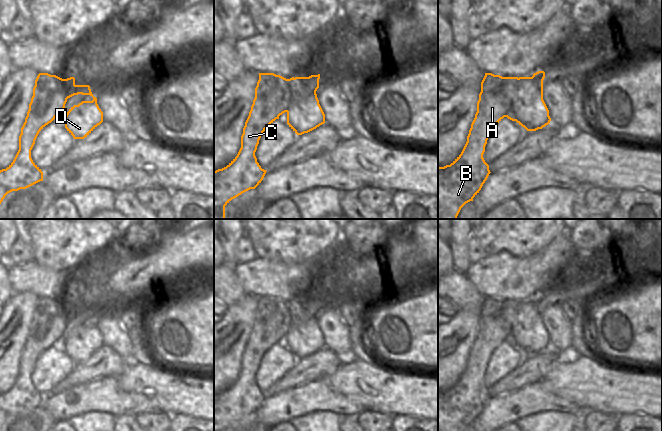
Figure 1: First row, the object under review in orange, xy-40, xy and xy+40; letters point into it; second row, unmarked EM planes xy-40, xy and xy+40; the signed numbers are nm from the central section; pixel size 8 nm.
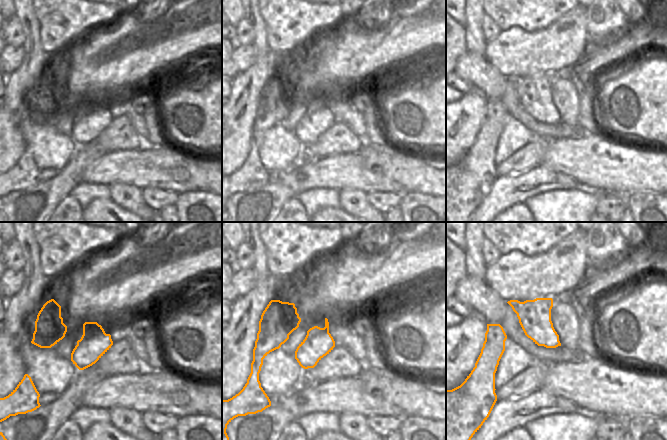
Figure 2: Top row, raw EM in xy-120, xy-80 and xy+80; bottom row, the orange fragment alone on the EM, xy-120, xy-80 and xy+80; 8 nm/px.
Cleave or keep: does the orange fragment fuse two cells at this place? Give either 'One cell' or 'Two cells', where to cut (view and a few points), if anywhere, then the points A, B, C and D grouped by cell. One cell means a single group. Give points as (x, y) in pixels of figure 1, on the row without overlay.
Two cells. Split along xy+40 (518, 302), (513, 308), (513, 331), (506, 340). Groups: A B C / D.

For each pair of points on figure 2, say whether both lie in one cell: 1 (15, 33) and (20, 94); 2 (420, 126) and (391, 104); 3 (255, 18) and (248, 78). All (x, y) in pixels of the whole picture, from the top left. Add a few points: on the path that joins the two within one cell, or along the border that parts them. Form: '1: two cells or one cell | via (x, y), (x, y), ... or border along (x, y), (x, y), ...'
1: two cells | border along (19, 22), (24, 35), (23, 45)
2: one cell | via (413, 119), (398, 104)
3: one cell | via (260, 33), (261, 63)

